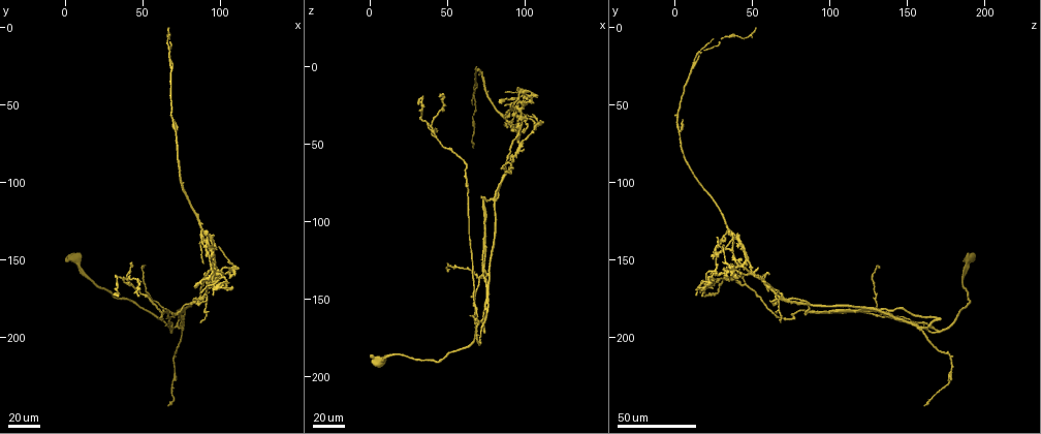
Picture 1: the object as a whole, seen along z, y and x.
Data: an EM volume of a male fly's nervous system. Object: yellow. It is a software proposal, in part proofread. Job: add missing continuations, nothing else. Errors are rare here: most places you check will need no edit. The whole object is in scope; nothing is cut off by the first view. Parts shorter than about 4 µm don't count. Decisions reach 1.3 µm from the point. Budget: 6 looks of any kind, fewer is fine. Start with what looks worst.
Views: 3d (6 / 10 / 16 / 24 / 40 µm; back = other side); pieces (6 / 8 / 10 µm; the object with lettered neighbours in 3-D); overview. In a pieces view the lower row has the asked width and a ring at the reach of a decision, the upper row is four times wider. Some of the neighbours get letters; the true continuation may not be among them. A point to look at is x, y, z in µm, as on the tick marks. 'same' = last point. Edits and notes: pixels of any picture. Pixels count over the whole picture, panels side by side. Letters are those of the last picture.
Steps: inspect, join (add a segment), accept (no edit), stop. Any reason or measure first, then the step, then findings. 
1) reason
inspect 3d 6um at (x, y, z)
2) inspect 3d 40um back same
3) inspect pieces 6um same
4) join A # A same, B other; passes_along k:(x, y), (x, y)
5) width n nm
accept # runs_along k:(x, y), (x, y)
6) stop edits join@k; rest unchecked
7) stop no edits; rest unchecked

long arm stops here
inspect 3d 40um at (88, 191, 67)

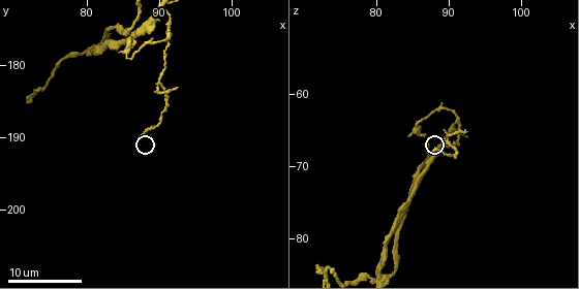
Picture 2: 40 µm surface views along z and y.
what lies round it
inspect pieces 10um at (87.5, 190.5, 68.0)

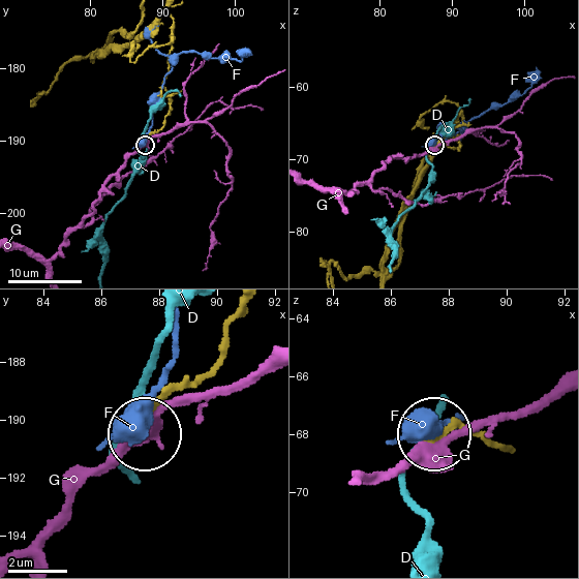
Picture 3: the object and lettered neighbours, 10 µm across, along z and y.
width 180 nm
accept # D other, F other, G other; runs_along 3:(501, 448), (465, 428), (435, 440); none of them fits

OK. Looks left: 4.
branch stops here
inspect pieces 10um at (92.5, 183.0, 65.5)

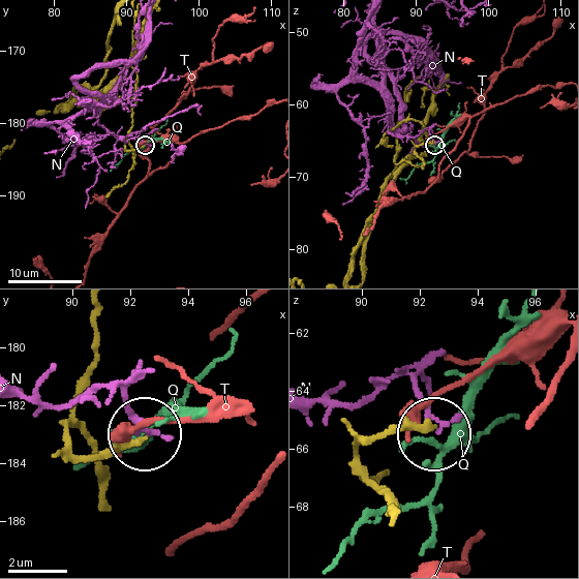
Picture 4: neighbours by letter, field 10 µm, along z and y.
accept # N other, Q other, T other; runs_along 4:(97, 312), (97, 357), (67, 438), (83, 454), (140, 442); none of them fits

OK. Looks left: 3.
branch stops here
inspect 3d 24um at (97, 134, 37)

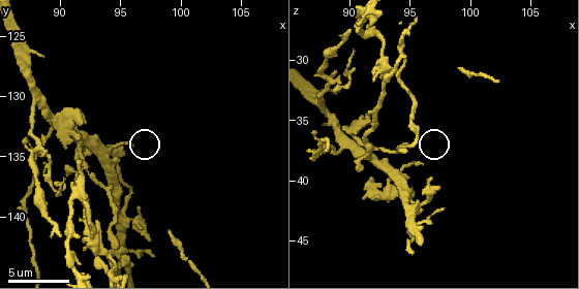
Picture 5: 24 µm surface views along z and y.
inspect pieces 10um at (96.0, 134.0, 38.4)

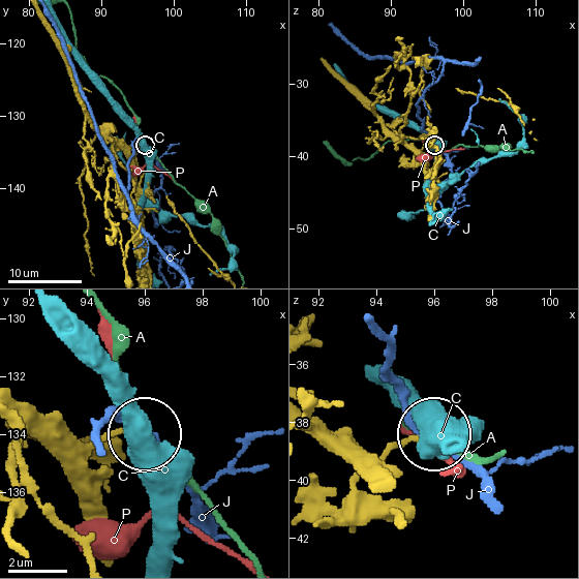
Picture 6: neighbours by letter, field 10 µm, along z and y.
accept # A other, C other, J other, P other; no lettered segment goes on from it

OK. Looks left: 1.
stop no edits; rest unchecked

